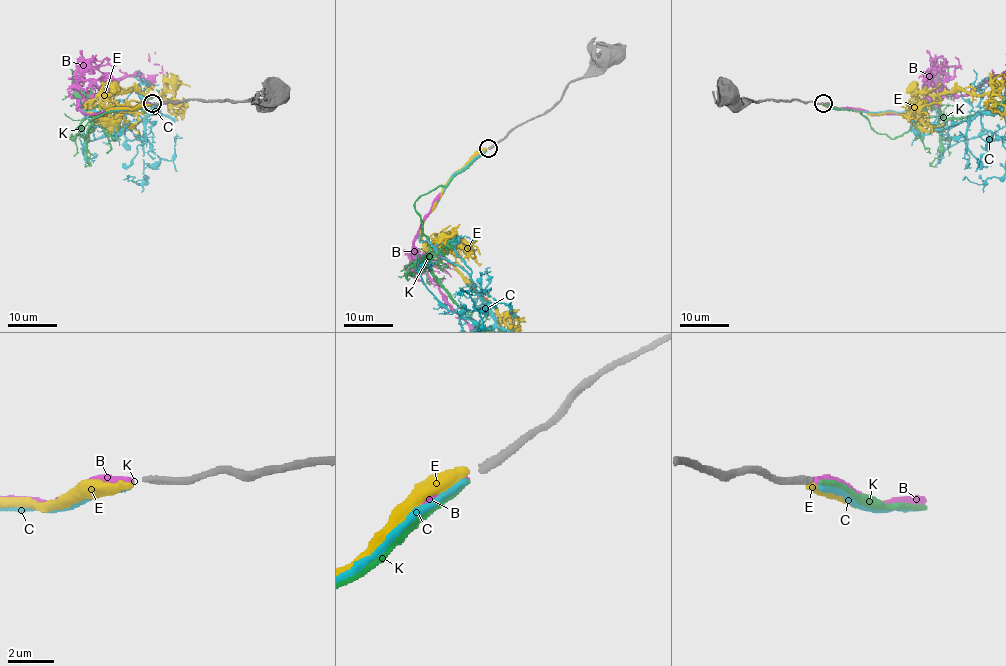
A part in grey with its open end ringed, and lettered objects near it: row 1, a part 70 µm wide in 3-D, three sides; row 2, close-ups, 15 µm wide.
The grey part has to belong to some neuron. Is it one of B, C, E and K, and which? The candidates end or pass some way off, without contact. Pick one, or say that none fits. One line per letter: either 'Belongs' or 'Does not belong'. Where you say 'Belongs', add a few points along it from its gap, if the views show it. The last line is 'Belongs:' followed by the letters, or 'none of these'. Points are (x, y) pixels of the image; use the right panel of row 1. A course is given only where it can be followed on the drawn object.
B: Belongs
C: Does not belong
E: Does not belong
K: Does not belong
Belongs: B

